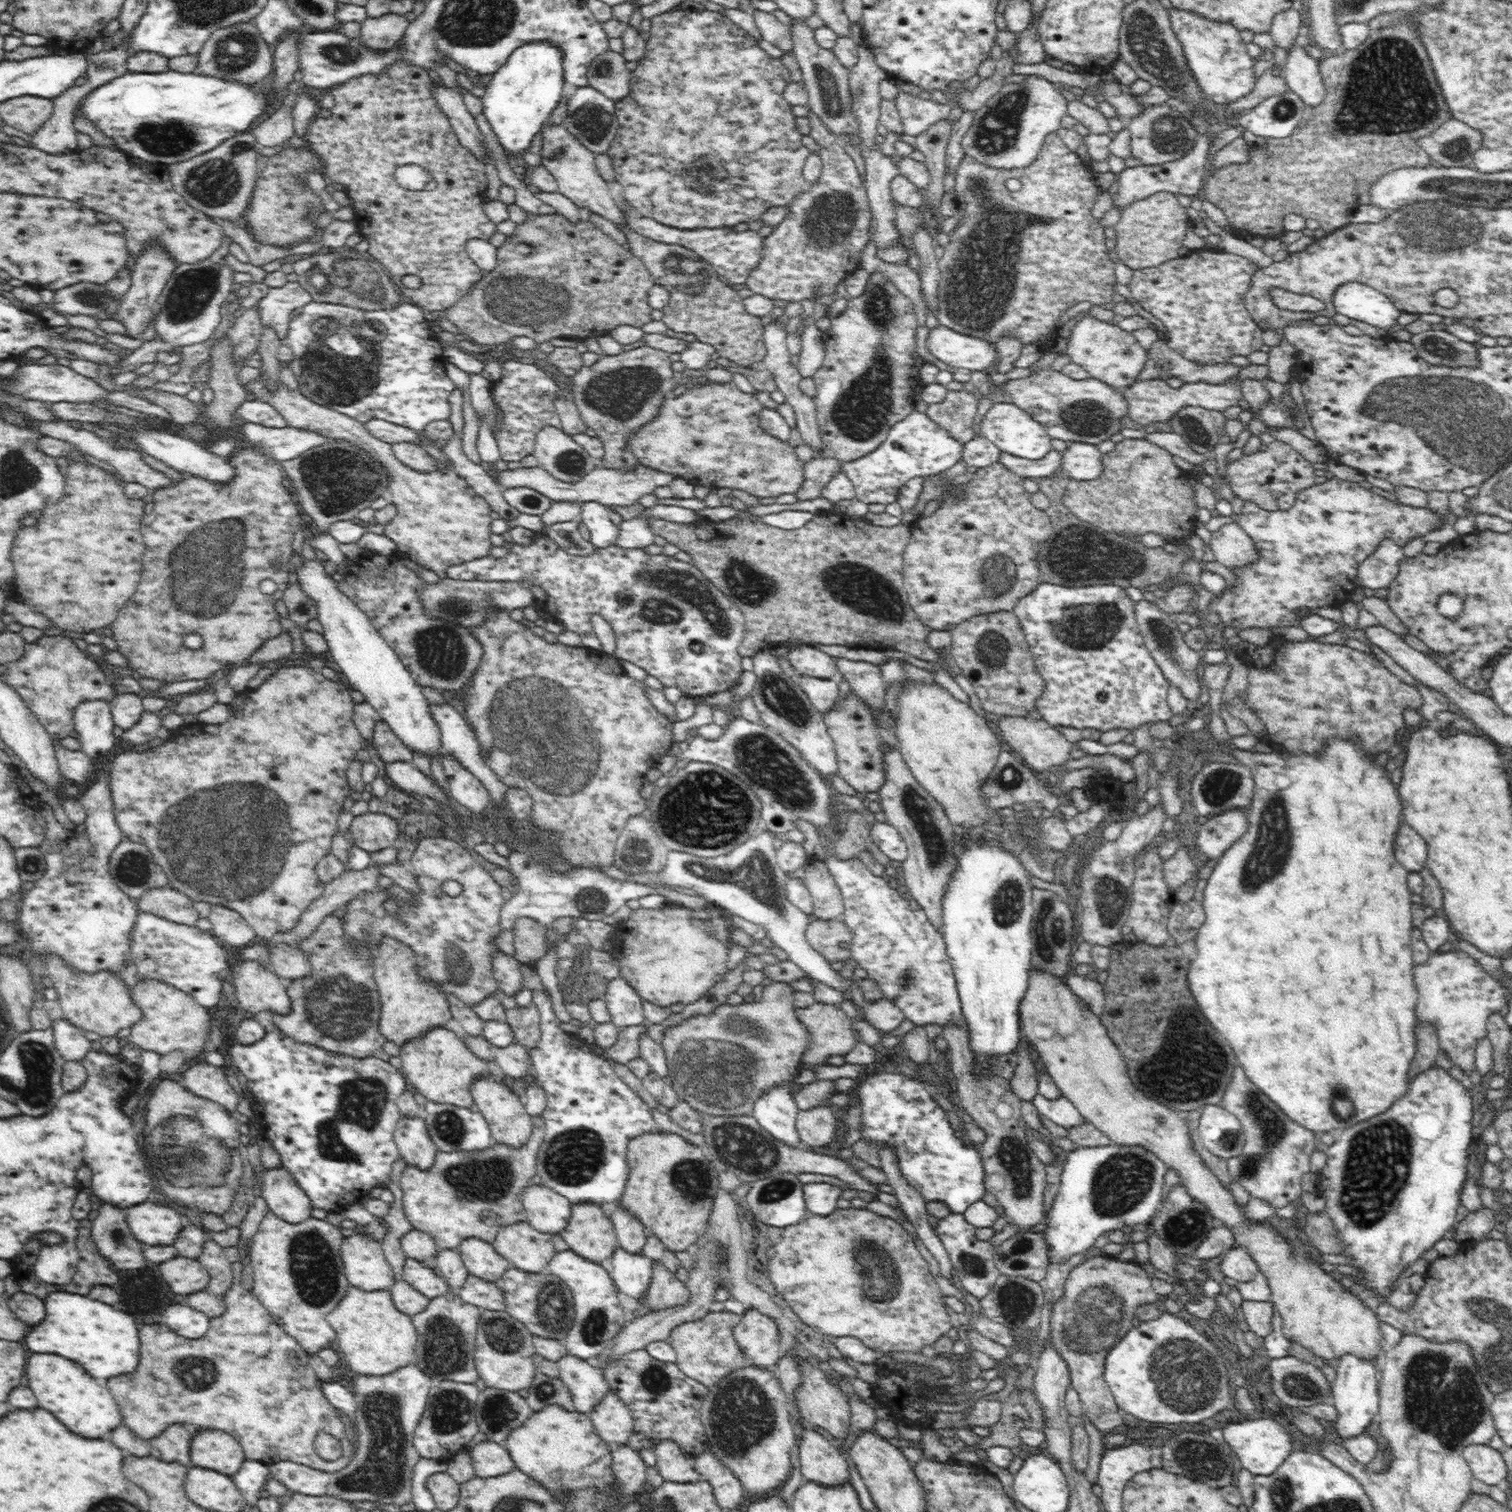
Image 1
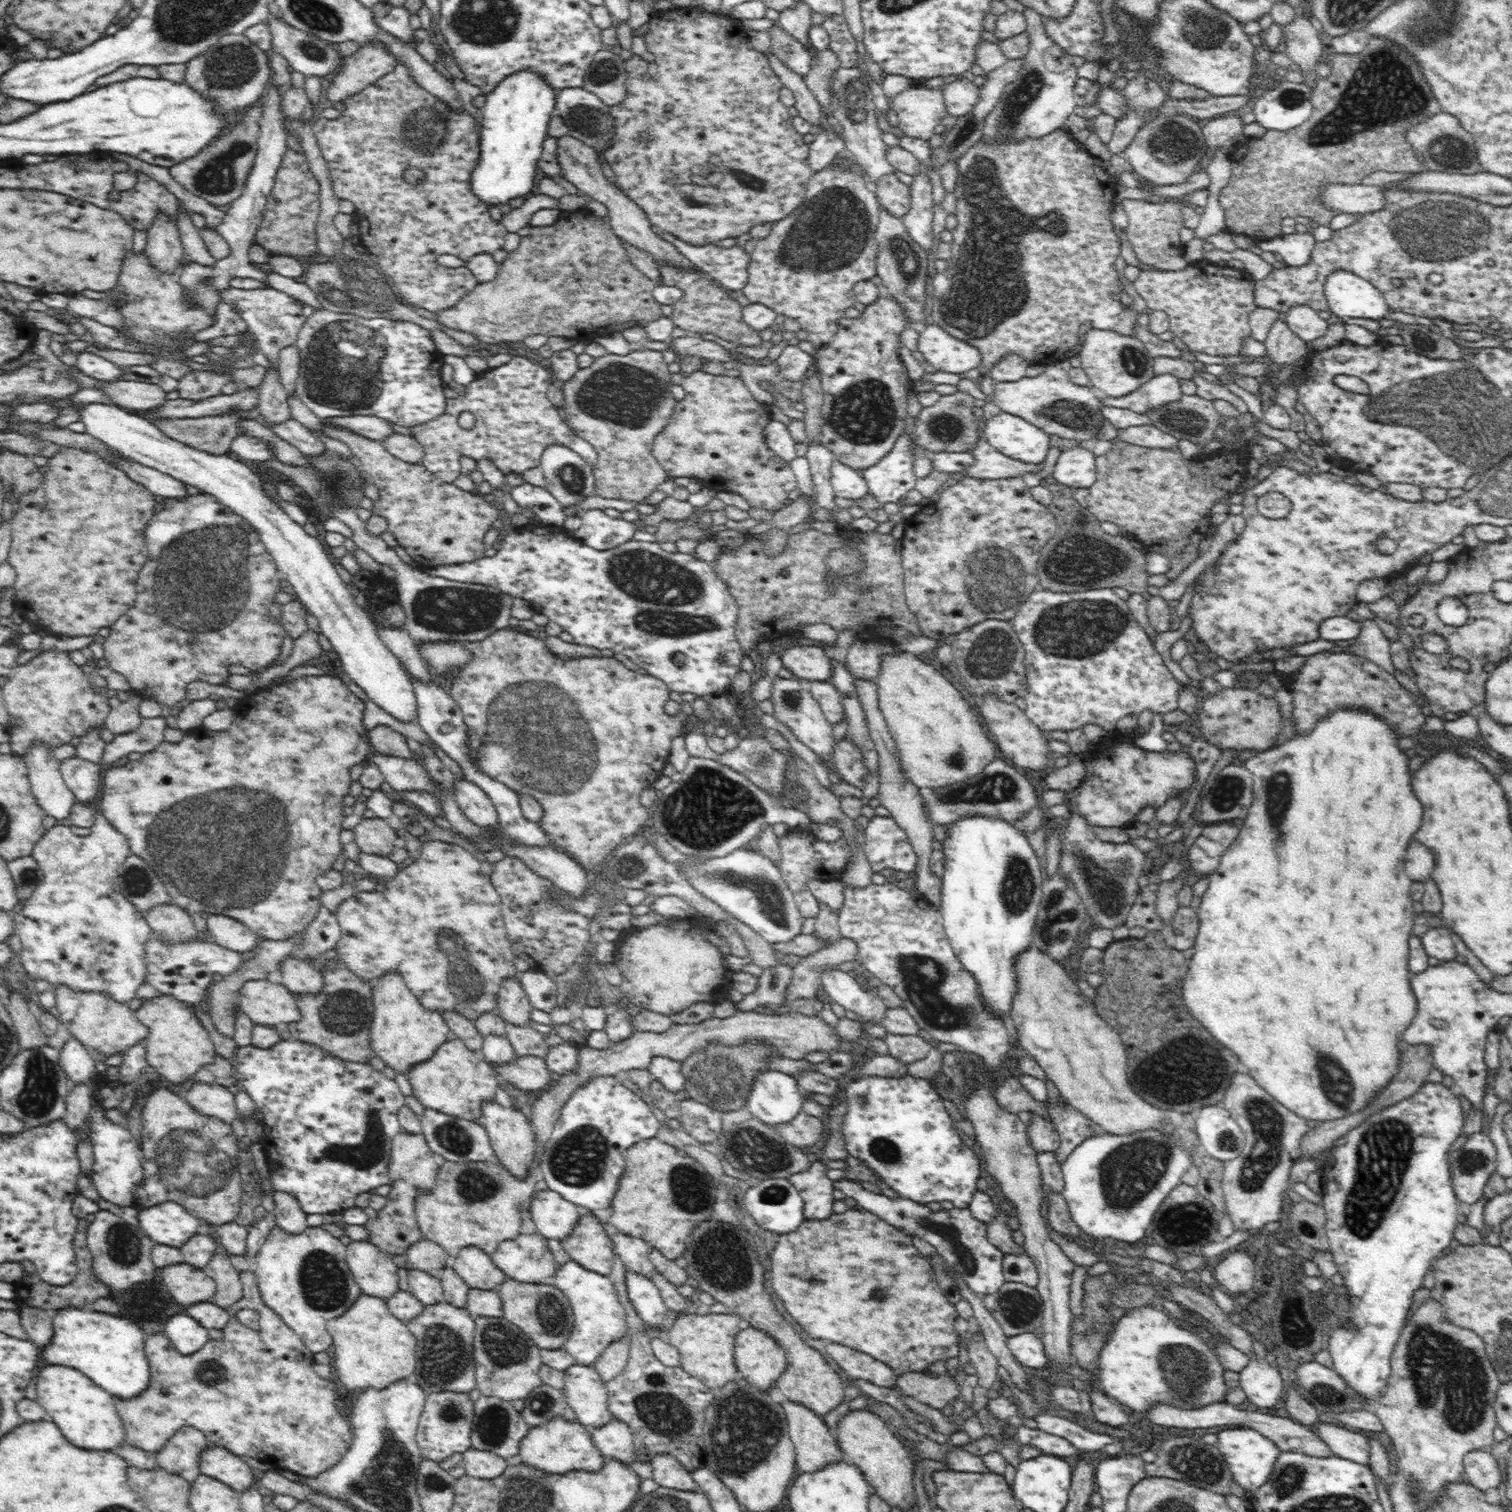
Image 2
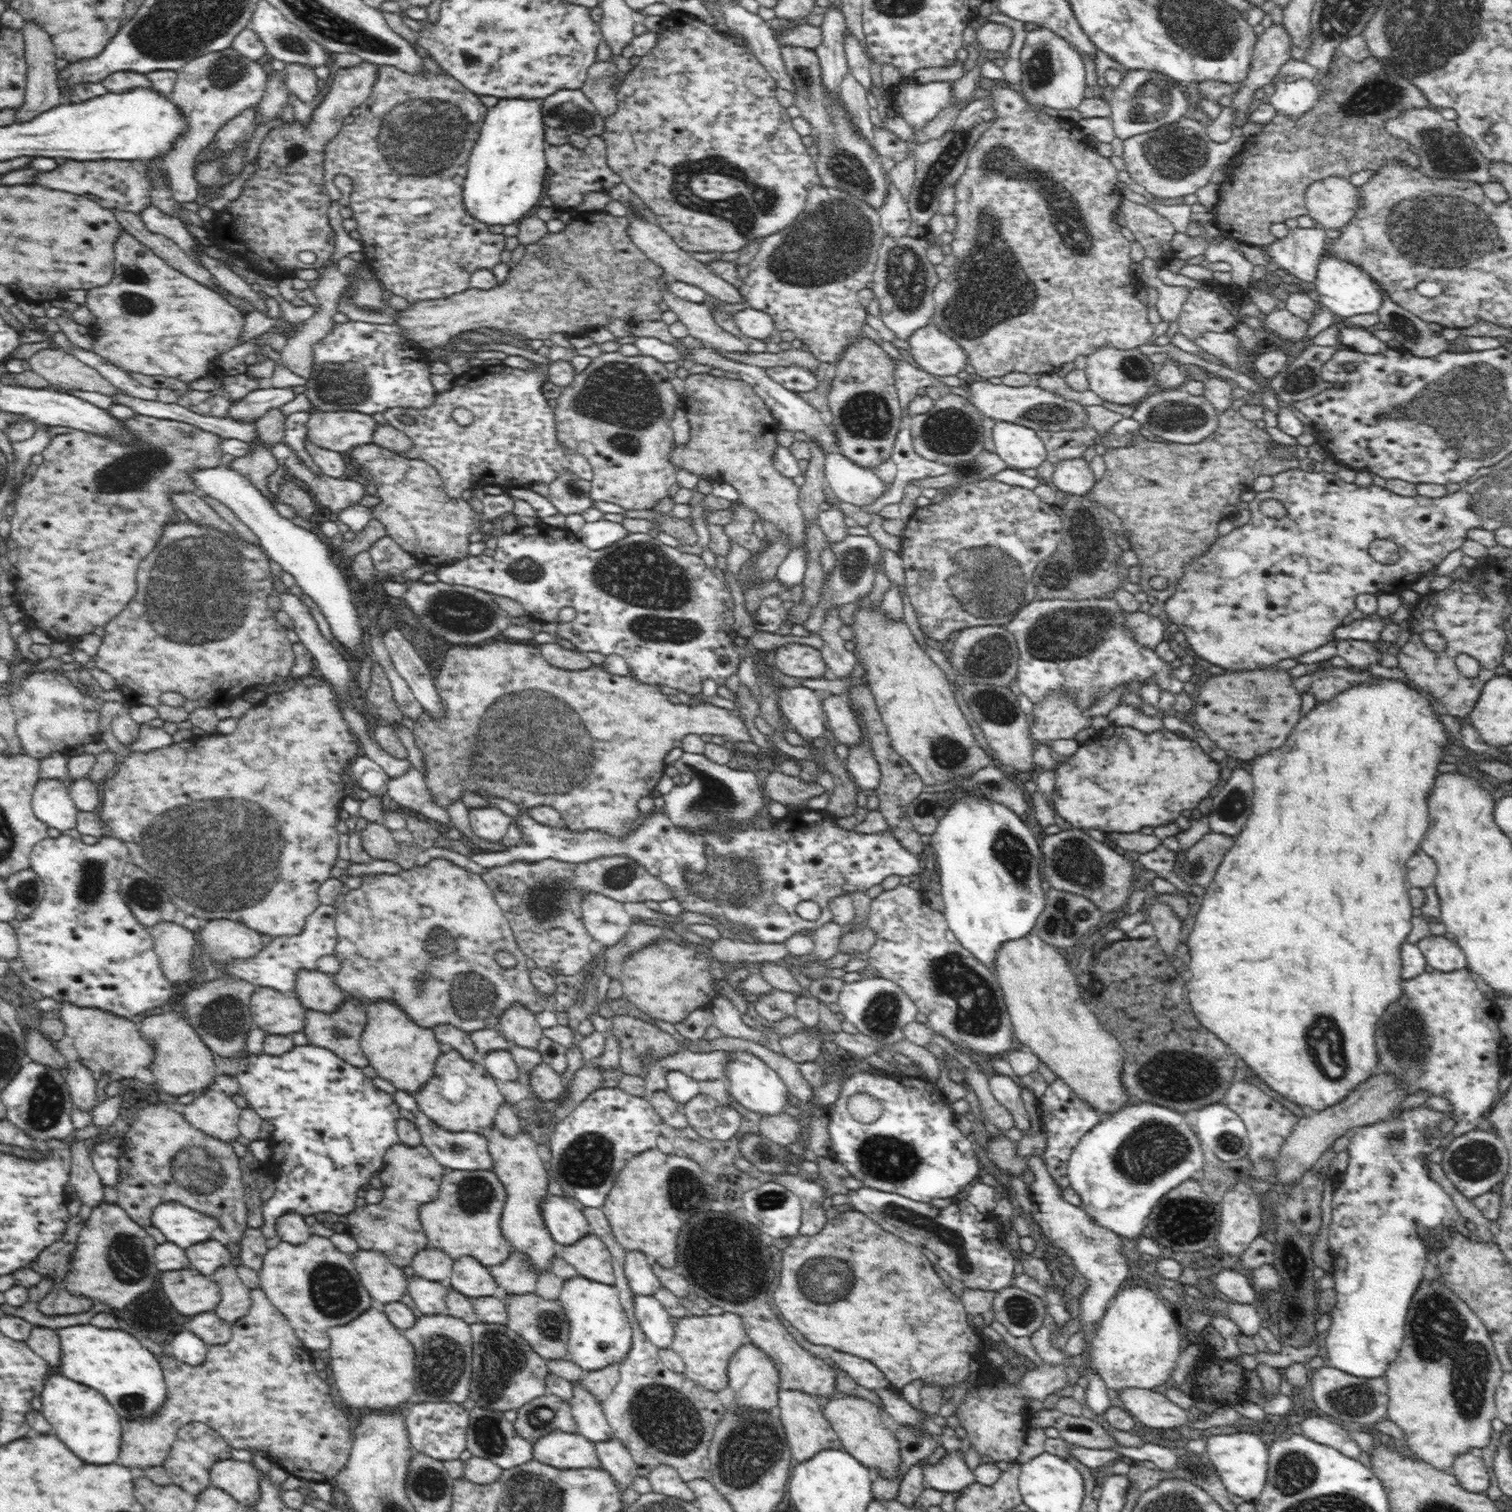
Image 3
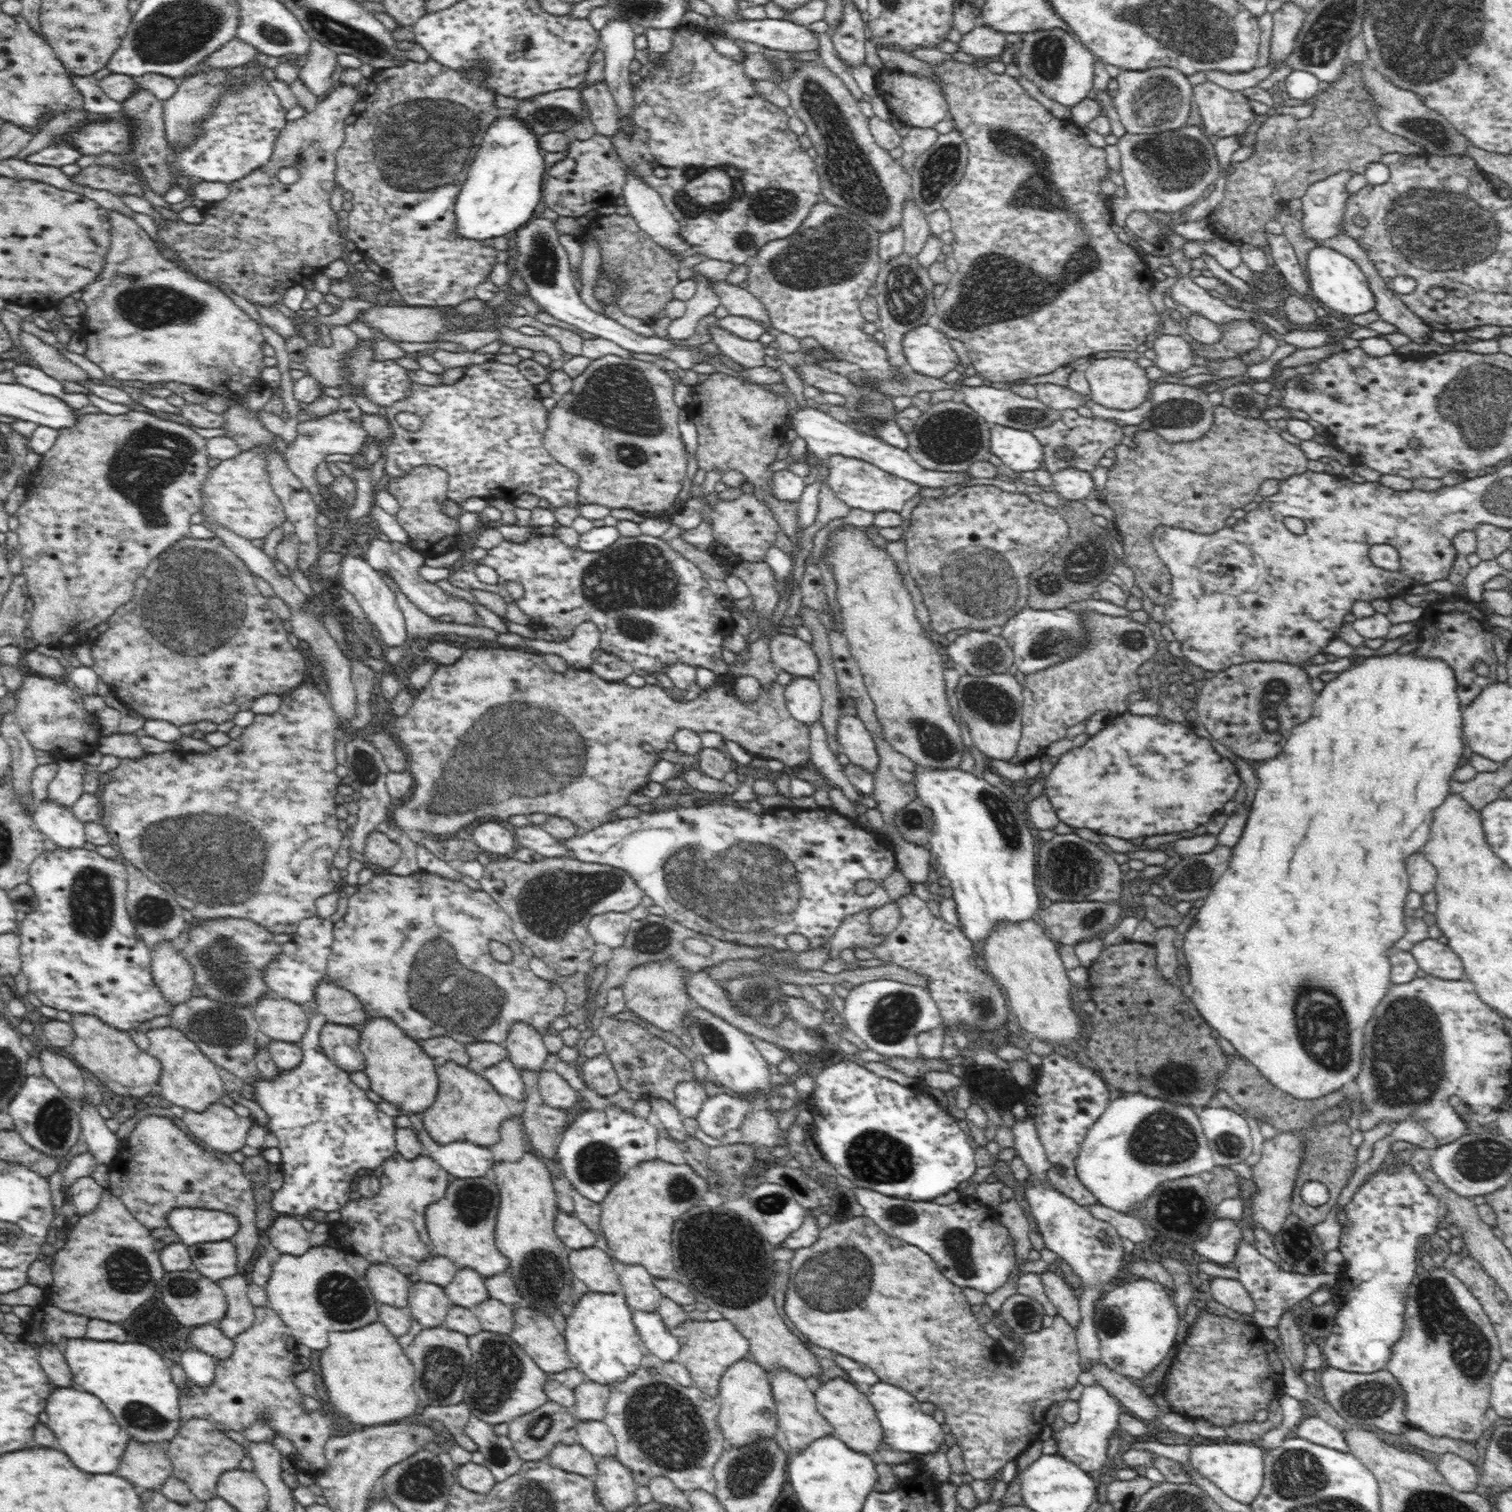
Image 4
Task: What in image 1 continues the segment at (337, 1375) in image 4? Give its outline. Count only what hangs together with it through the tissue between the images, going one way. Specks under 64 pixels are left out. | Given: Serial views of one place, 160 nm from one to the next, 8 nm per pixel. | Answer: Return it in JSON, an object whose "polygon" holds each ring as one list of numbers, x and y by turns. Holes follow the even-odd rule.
{"polygon":[[351,1286,334,1310,327,1314,327,1321,338,1334,339,1355,352,1372,382,1376,414,1362,416,1327,411,1316,396,1308,388,1290,365,1291]]}

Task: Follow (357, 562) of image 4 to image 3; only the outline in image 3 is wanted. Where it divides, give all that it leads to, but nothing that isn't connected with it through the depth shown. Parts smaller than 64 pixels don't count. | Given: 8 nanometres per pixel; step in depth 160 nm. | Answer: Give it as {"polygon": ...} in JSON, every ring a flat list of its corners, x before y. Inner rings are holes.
{"polygon":[[392,628,382,636,394,668,409,684,423,710,431,716,441,716,440,695,434,687,434,678,428,671,425,655,414,650,412,642,402,636,400,628]]}

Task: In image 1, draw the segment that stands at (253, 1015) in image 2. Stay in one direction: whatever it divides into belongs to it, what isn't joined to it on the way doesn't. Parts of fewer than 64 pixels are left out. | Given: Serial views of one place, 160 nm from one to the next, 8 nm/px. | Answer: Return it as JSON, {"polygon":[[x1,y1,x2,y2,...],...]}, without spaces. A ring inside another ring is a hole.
{"polygon":[[242,956,232,965,228,978,233,984,239,1008,258,1014,264,1010,272,1015,288,1016,292,1001,288,996,287,983,274,972,269,972,258,960,245,960]]}

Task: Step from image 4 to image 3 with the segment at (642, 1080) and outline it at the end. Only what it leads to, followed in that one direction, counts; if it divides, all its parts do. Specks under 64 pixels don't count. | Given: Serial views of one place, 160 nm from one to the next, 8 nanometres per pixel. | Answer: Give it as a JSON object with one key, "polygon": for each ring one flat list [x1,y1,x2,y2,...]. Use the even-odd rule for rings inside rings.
{"polygon":[[618,1015,613,1017,613,1029,609,1032,616,1036,621,1045,621,1054,619,1057,619,1074,632,1074,636,1076,645,1076,648,1074,651,1064,660,1058,672,1056,679,1053,681,1046,676,1042,676,1038,668,1032,660,1030,653,1026,651,1022,645,1022,638,1018,628,1015]]}

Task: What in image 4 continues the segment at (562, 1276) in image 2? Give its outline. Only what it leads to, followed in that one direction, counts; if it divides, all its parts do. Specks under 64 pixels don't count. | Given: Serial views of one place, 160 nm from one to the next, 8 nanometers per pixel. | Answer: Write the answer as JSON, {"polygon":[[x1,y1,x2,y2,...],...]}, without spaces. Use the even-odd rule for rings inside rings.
{"polygon":[[588,1291,580,1300,571,1306,571,1313,565,1318,566,1348,576,1370,584,1373,588,1381,612,1387,618,1382,624,1382,628,1375,635,1374,639,1369,646,1350,633,1323,632,1308,628,1306,623,1293,600,1294]]}

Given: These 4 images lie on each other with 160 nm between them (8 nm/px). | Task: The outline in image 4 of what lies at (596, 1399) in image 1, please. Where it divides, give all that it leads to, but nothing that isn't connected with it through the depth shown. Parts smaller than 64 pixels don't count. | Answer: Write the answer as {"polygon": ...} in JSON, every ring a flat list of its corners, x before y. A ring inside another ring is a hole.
{"polygon":[[575,1421,577,1442,597,1460,600,1458,617,1457,616,1439,602,1421]]}

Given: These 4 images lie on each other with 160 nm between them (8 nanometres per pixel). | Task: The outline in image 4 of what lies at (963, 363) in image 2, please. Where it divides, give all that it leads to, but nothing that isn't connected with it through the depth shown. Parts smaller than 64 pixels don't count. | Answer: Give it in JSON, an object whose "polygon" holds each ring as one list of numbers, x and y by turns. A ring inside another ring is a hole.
{"polygon":[[928,324,906,332,902,350,909,370,932,378,942,378,950,370,954,370,959,361,948,337]]}

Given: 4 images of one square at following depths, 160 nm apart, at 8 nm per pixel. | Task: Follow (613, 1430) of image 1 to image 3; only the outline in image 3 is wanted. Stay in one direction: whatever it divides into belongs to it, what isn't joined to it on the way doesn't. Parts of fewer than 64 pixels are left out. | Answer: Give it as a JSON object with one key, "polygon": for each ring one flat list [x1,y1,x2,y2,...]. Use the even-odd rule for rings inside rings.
{"polygon":[[612,1436,602,1443,595,1443,595,1449,601,1469,612,1475,614,1484,621,1493,632,1488,636,1475,641,1471,629,1455,628,1449,620,1444,620,1440]]}

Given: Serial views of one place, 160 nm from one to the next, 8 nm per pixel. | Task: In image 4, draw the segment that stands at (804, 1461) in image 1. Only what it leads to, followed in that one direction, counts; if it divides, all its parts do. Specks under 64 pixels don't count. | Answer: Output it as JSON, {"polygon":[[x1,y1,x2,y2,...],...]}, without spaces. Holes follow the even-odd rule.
{"polygon":[[779,1367,770,1369,768,1376,770,1376,769,1382,776,1403,778,1428,782,1430,784,1438,791,1446,792,1453,804,1451,817,1437,833,1434,832,1426,829,1426,829,1422,824,1420,824,1417,816,1408,814,1393,810,1392,808,1384,804,1382,804,1377,800,1378,787,1368]]}

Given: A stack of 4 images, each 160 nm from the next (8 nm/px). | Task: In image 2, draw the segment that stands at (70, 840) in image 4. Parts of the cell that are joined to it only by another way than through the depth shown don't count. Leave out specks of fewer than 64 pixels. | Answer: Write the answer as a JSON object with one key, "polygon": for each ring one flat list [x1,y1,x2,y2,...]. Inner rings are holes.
{"polygon":[[36,743,24,754,24,760,32,794,41,810,46,810,58,821,60,818,69,818,76,800,74,793,66,788,54,750]]}

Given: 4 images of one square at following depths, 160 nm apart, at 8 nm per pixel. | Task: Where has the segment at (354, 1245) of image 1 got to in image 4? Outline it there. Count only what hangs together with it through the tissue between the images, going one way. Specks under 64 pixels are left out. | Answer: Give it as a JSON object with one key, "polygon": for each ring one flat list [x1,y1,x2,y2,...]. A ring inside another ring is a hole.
{"polygon":[[372,1264,365,1279,377,1302,396,1308,408,1306,411,1284,408,1275,390,1264]]}

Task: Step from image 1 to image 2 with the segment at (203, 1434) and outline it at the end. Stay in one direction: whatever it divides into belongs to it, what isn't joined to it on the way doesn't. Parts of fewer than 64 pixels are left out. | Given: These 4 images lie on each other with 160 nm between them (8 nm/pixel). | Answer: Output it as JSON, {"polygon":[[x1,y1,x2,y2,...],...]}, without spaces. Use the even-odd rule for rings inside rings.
{"polygon":[[212,1445,200,1454,200,1471,214,1480,220,1480,234,1492,248,1492,257,1483,255,1473,239,1455,229,1452,227,1448]]}

